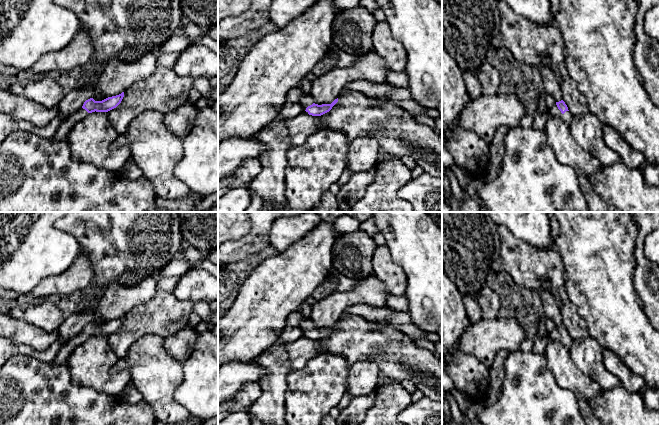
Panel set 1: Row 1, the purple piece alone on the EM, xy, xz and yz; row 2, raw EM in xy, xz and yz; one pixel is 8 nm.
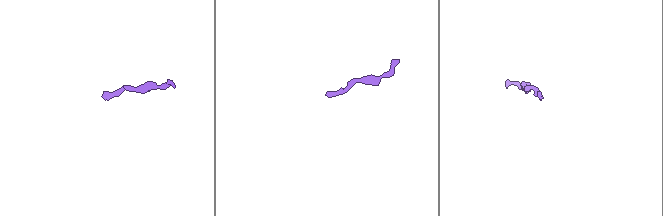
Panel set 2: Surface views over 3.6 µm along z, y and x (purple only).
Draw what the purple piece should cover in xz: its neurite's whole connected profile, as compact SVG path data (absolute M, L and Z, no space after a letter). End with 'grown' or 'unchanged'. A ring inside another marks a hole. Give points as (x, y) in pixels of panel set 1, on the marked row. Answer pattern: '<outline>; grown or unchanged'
M304 93L304 96L300 98L299 104L303 107L303 112L312 116L321 116L329 112L332 107L338 102L338 98L331 104L318 105L313 102L312 97L309 94Z; grown

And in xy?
M124 92L119 95L108 97L102 101L95 101L93 98L86 100L83 106L75 113L70 115L59 126L52 139L64 139L69 135L71 129L80 121L82 121L89 113L92 112L108 112L116 108L122 101Z; grown

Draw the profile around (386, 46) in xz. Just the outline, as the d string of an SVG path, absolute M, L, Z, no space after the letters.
M385 20L376 23L372 33L372 42L377 55L386 60L390 70L405 71L407 51L403 44L393 37Z

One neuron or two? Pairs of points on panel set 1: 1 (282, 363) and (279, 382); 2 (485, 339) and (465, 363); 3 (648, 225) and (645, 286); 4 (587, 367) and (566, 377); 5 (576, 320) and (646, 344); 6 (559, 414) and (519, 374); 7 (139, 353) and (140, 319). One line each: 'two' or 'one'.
1: one
2: two
3: one
4: two
5: two
6: one
7: two

